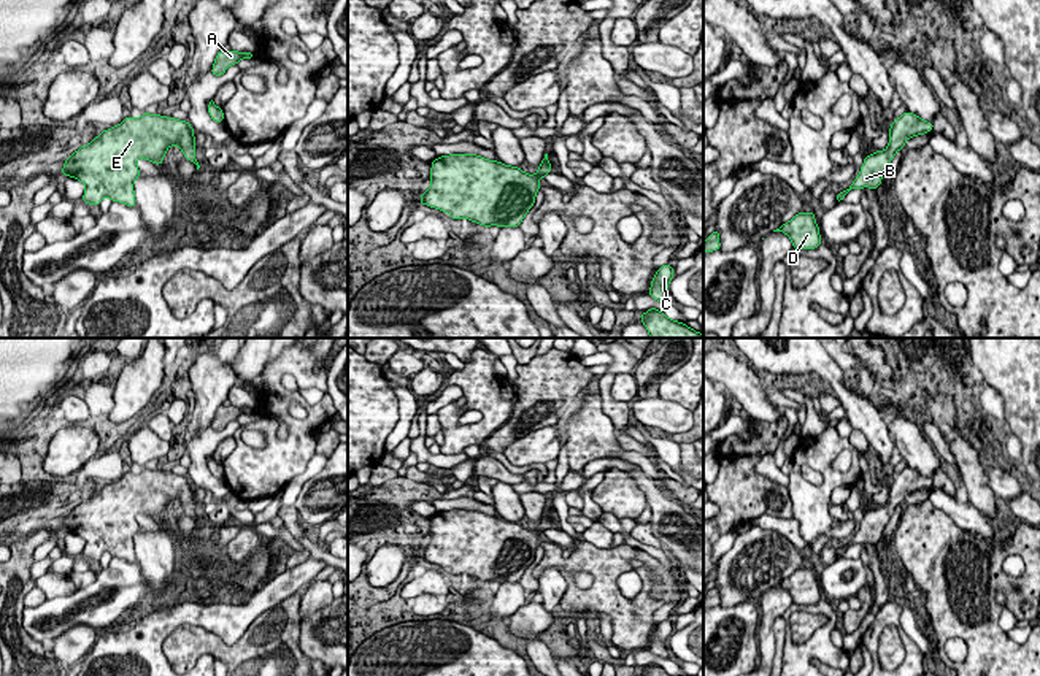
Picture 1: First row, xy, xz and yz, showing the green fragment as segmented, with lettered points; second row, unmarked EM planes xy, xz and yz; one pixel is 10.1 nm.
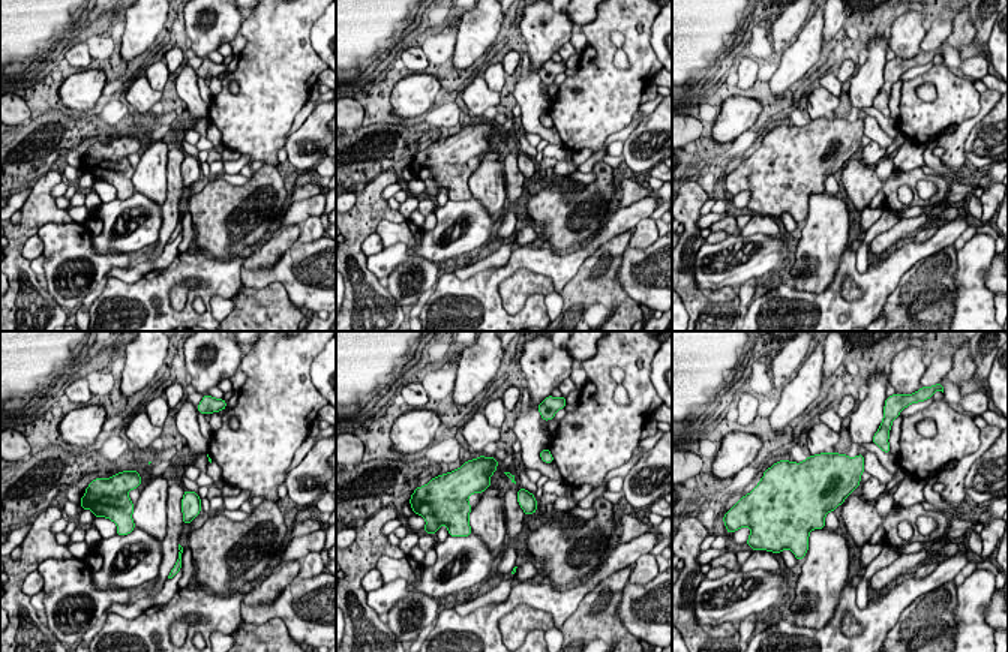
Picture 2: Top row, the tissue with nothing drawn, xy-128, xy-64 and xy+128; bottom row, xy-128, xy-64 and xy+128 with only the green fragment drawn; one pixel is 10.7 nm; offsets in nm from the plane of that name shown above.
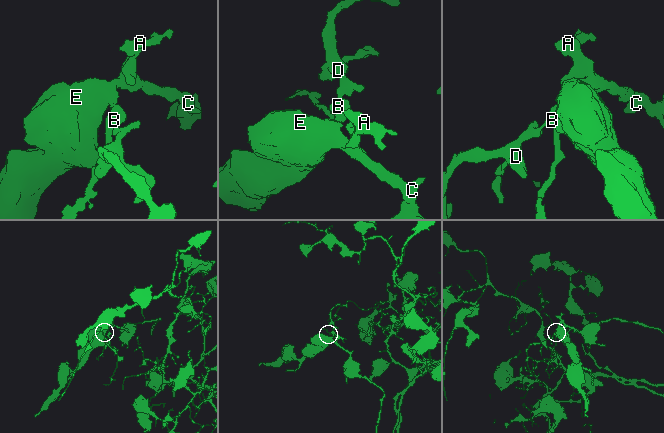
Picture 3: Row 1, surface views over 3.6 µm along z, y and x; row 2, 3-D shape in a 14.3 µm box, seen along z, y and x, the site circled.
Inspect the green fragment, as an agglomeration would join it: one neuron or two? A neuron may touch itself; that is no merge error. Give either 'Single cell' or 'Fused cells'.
Single cell

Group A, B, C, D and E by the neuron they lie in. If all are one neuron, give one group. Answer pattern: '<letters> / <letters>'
A B C D E

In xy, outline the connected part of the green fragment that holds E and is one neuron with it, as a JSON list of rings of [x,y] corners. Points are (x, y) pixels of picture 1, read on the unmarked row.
[[[143,468],[138,474],[129,471],[75,506],[60,528],[86,541],[81,555],[89,560],[100,560],[110,552],[111,557],[135,562],[133,538],[141,532],[137,516],[146,514],[160,520],[170,501],[178,501],[184,514],[200,524],[189,476],[149,468]]]

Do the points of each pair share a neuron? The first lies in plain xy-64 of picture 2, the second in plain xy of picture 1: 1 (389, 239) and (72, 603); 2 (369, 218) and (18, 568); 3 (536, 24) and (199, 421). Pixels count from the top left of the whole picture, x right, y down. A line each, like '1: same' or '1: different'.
1: different
2: same
3: same

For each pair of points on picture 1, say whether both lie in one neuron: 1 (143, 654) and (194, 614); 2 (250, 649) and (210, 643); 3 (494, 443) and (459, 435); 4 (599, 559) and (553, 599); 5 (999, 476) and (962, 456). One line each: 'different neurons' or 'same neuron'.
1: same neuron
2: same neuron
3: different neurons
4: different neurons
5: different neurons

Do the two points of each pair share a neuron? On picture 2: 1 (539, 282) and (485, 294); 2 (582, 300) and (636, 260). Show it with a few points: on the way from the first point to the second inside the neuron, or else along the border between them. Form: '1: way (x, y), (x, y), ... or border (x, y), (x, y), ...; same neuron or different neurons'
1: border (527, 269), (500, 284), (501, 305), (510, 315); different neurons
2: border (627, 246), (618, 270), (618, 282), (638, 303); different neurons

